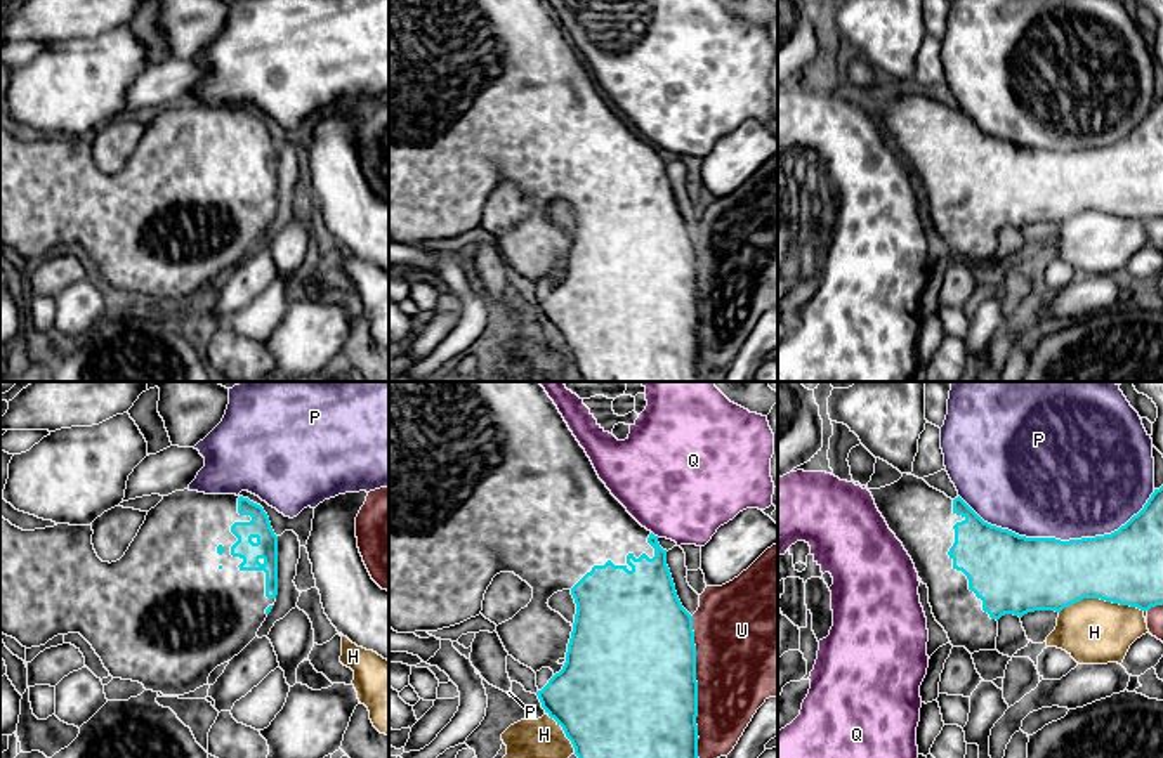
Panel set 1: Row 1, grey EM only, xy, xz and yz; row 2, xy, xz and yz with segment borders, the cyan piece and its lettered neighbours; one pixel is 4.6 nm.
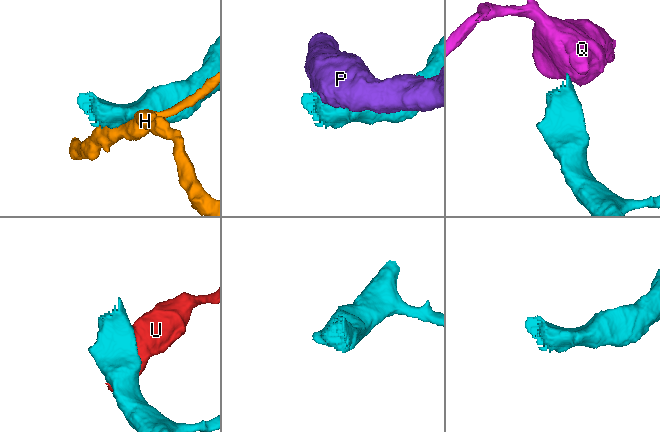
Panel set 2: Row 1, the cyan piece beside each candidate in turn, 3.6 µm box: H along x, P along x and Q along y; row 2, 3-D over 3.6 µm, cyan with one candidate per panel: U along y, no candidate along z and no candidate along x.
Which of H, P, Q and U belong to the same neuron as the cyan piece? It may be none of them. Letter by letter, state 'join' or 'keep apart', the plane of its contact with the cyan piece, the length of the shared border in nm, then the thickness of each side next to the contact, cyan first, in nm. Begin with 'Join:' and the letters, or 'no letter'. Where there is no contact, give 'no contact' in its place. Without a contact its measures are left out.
Join: no letter
H: keep apart; meets cyan in yz; contact 400 nm long; 340 nm thick on the cyan side, 300 nm on the other
P: keep apart; meets cyan in yz; contact 900 nm long; 360 nm thick on the cyan side, 480 nm on the other
Q: keep apart; meets cyan in xz; contact 50 nm long; 240 nm thick on the cyan side, 480 nm on the other
U: keep apart; meets cyan in xz; contact 700 nm long; 500 nm thick on the cyan side, 420 nm on the other

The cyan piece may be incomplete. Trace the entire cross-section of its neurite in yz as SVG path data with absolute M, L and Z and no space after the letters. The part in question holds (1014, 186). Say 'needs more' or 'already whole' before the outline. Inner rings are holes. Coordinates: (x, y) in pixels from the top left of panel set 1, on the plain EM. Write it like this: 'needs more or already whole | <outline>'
needs more | M908 85L870 104L929 199L936 232L953 258L965 258L970 265L996 262L998 231L1005 225L1019 227L1028 252L1043 255L1055 241L1059 224L1083 210L1140 222L1163 217L1163 97L1118 142L1069 153L1026 149L991 137L960 108L951 111Z

